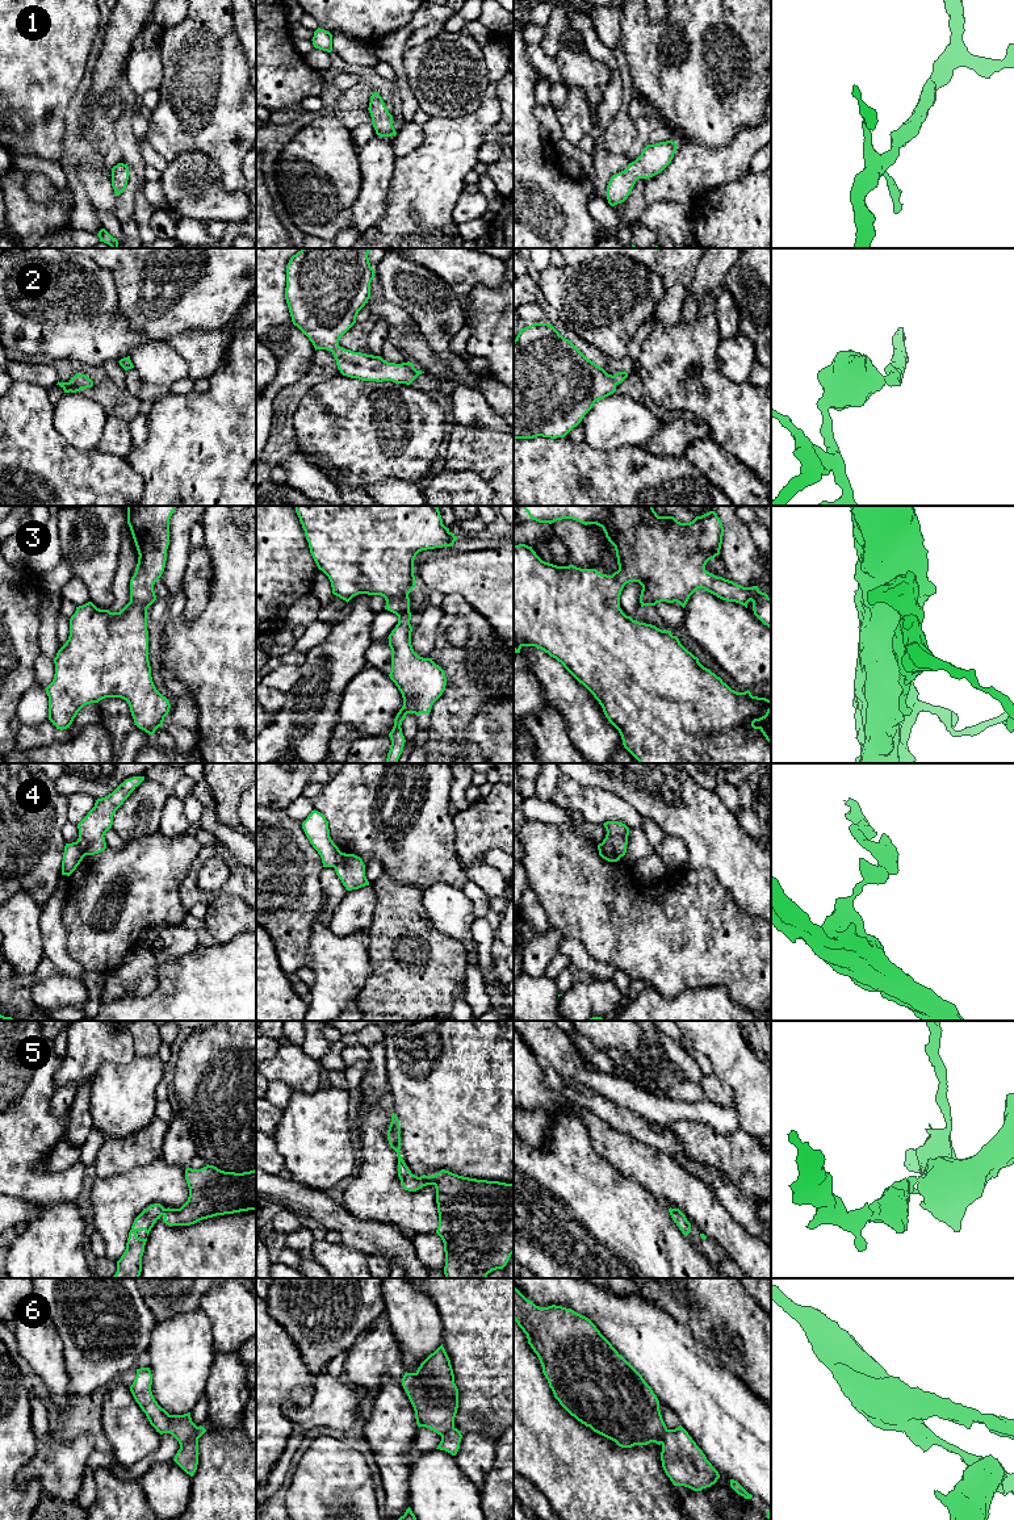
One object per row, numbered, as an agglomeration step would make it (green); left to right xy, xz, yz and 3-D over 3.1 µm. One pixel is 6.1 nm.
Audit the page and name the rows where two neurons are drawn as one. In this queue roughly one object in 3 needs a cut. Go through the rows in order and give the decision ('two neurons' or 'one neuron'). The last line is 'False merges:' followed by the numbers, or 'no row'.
1: one neuron
2: one neuron
3: one neuron
4: two neurons
5: one neuron
6: two neurons
False merges: 4, 6

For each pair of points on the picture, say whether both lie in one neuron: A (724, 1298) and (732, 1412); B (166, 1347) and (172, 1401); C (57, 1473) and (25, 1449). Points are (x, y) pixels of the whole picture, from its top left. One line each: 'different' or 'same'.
A: different
B: same
C: different

